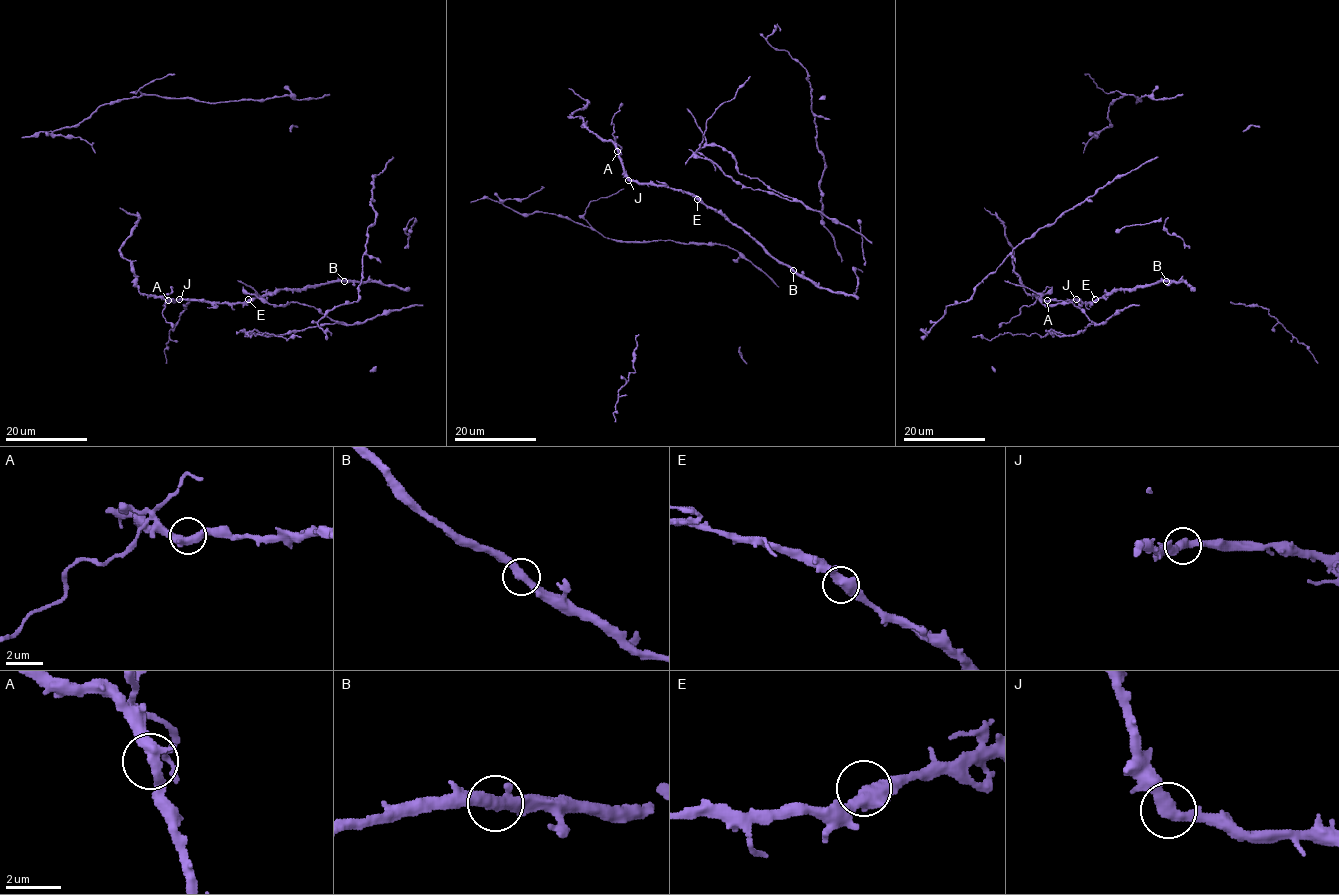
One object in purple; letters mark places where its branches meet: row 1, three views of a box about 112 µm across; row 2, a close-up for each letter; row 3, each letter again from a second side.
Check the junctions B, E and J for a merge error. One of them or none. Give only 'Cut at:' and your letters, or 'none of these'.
Cut at: none of these

